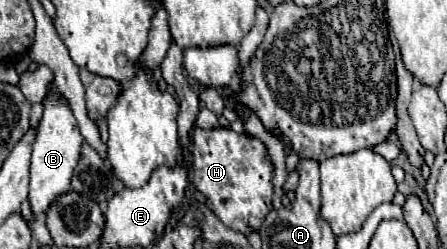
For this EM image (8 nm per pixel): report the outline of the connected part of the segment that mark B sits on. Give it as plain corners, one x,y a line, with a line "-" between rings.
52,83
50,93
44,97
44,115
40,119
38,131
36,131
36,141
32,145
32,161
30,161
30,205
34,215
46,211
46,207
62,193
70,189
70,179
72,171
78,163
80,157
80,145
82,145
82,135
78,131
76,117
72,115
70,105
64,101
62,93
58,87

